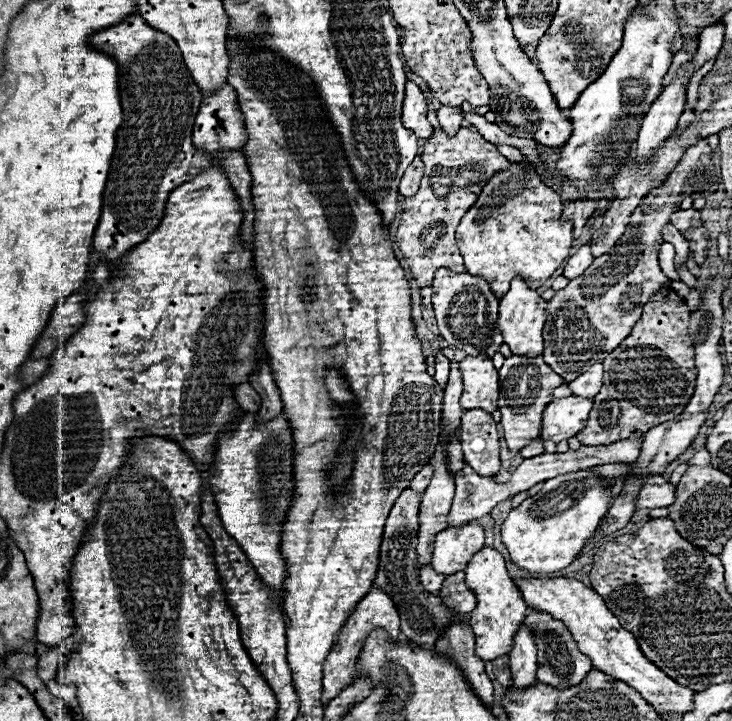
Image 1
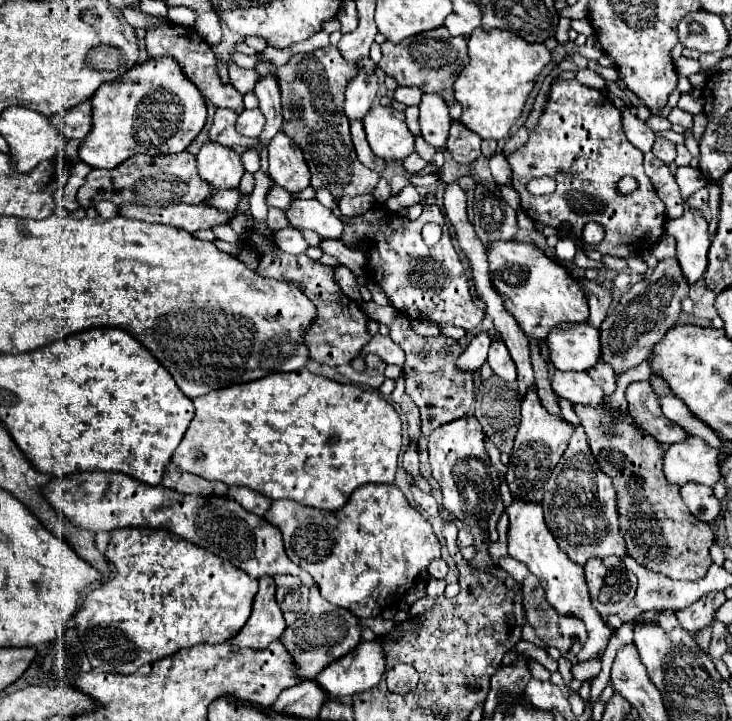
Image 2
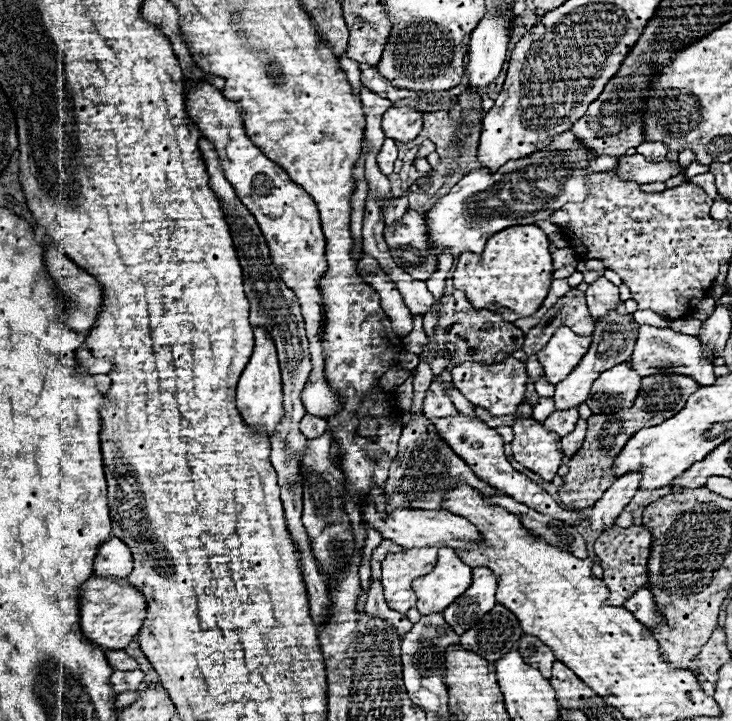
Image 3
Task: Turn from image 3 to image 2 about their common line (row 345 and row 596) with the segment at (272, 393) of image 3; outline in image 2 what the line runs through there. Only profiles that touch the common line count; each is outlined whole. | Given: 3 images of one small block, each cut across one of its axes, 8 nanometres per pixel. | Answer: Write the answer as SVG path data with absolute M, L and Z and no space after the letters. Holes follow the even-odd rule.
M260 578L260 590L254 598L252 616L244 624L242 632L230 638L230 644L240 648L264 650L270 642L282 636L284 628L286 628L286 622L274 598L274 582L272 578Z

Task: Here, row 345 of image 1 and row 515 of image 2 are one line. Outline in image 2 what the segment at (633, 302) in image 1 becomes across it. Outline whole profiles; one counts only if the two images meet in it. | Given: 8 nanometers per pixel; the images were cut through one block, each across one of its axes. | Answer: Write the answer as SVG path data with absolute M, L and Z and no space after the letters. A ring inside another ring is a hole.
M576 426L562 460L552 470L552 476L544 486L542 506L550 532L572 562L582 566L596 556L626 556L626 542L618 524L616 490L610 476L598 468L582 426Z

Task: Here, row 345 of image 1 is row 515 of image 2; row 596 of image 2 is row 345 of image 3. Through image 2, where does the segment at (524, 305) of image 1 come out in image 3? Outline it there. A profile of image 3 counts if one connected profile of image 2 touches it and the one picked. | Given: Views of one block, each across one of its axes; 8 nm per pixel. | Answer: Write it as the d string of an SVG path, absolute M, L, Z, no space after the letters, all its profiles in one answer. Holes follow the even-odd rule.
M560 326L560 330L550 338L550 342L536 354L544 366L550 384L562 382L584 358L590 348L590 336L576 336L570 328Z

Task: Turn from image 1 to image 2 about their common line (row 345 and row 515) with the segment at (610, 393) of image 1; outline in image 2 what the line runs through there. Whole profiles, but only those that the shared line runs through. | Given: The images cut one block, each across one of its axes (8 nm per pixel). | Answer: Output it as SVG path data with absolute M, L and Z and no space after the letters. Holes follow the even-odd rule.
M576 406L576 414L588 434L588 444L594 450L598 466L612 476L618 494L620 528L626 540L628 556L638 564L660 572L672 580L700 580L706 576L712 558L708 554L714 532L706 522L696 520L680 498L680 488L670 484L662 470L664 448L648 432L618 420L618 410L610 412L612 422L602 424L590 416L590 408Z

